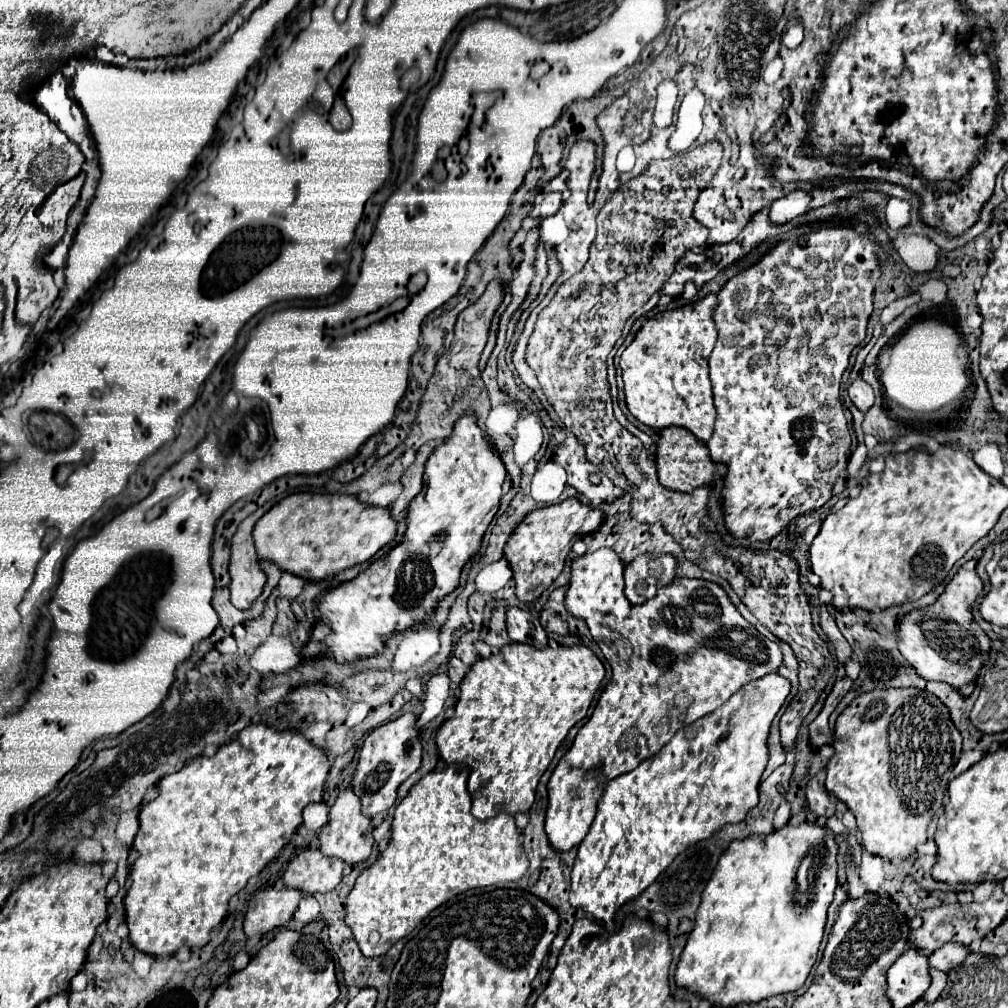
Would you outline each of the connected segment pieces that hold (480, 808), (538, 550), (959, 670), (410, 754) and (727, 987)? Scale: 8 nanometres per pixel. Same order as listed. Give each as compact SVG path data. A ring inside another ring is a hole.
M510 642L492 656L480 658L472 664L460 684L460 698L452 718L438 728L436 744L446 762L468 764L468 792L472 796L472 814L476 818L486 820L500 812L516 814L530 810L542 774L550 766L570 728L588 714L594 692L598 690L604 674L606 670L600 658L582 644L534 648L528 644Z
M568 498L560 504L532 510L522 520L522 524L512 532L504 548L504 558L508 560L516 580L516 598L520 602L534 602L536 598L540 598L540 594L562 572L564 560L572 550L572 544L584 534L596 530L596 526L600 526L602 522L604 522L602 510L592 508L588 504L580 504L580 500L576 498Z
M960 568L944 594L926 608L916 608L898 624L898 650L914 666L916 674L926 680L940 680L954 688L976 680L978 670L988 660L992 640L976 624L972 604L984 590L984 582L976 572Z
M406 712L396 720L390 720L372 730L360 748L358 768L352 778L352 788L362 800L364 814L372 818L374 814L386 812L396 802L398 786L412 772L416 772L420 764L422 764L422 742L420 742L420 728L416 714Z
M806 820L802 824L796 824L796 826L788 822L780 830L774 830L770 834L752 834L752 836L742 838L742 840L732 840L730 846L724 850L724 854L720 856L718 866L702 892L702 902L700 902L700 908L696 912L694 930L688 936L686 948L684 948L680 962L678 962L678 968L676 968L676 984L684 986L692 992L698 992L700 996L708 998L716 1006L736 1006L740 1002L758 1002L758 1000L768 998L772 994L786 994L786 992L800 988L816 962L818 948L820 948L822 934L824 934L824 926L826 926L826 910L828 910L828 906L834 898L834 890L838 886L838 862L836 862L836 858L838 858L836 838L828 836L828 830L824 826L810 824ZM802 864L806 864L806 886L804 888L800 888L800 884L798 884L798 870L802 868Z

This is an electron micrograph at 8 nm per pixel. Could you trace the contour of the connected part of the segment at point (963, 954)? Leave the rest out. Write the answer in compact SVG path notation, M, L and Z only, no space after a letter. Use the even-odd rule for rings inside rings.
M948 942L948 944L944 944L940 950L936 950L936 952L930 956L930 966L932 966L932 968L938 968L938 970L942 970L942 972L950 972L952 968L960 966L960 964L968 958L970 952L972 952L972 950L970 950L968 946L964 946L964 944Z

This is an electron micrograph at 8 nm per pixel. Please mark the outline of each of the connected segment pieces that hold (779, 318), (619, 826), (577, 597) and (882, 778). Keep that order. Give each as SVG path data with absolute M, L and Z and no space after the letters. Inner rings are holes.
M824 224L822 228L804 236L808 240L806 246L798 242L778 242L770 252L766 252L754 266L732 276L724 288L718 292L718 306L714 308L714 324L718 330L716 346L710 354L710 380L714 388L714 406L718 410L714 434L706 442L710 450L710 458L714 462L724 462L728 466L728 474L724 480L722 502L726 512L726 526L734 536L746 536L750 540L772 540L792 518L798 514L806 514L818 510L824 502L832 498L832 488L840 476L844 476L848 454L850 454L850 430L846 424L846 416L840 402L840 380L848 366L850 352L864 340L866 324L872 314L872 298L874 286L882 274L880 266L880 242L874 240L874 234L868 224L852 224L852 226L836 226Z
M768 674L756 682L748 682L746 686L742 686L740 690L736 690L728 702L724 702L720 708L716 708L714 712L702 716L700 720L696 720L692 726L688 726L686 730L680 730L676 732L670 742L660 750L660 754L652 756L652 758L646 758L644 762L640 762L638 768L634 768L632 772L626 772L618 778L614 778L612 782L608 782L608 786L604 788L604 794L598 802L598 812L596 812L596 818L590 826L590 832L586 834L586 838L580 842L578 846L578 856L574 860L574 868L572 868L572 884L570 884L570 904L572 906L578 906L582 910L586 910L588 914L592 914L596 920L602 920L602 922L612 922L614 918L614 912L628 900L636 898L642 890L646 890L656 878L658 874L688 846L688 844L696 844L698 840L704 840L708 836L712 836L720 826L728 824L728 822L740 822L746 812L758 804L758 784L760 784L760 778L762 778L762 772L768 764L768 732L770 732L770 724L774 720L774 716L778 714L780 706L784 704L786 696L790 694L790 682L780 676L780 674Z
M600 548L592 554L584 554L574 558L572 562L572 576L566 590L566 610L576 618L590 618L592 614L614 614L618 620L630 616L632 604L624 596L624 562L620 560L614 550Z
M888 688L888 690L872 690L868 694L862 694L858 698L854 698L854 702L840 714L840 718L836 720L836 728L834 728L834 742L832 742L832 748L834 748L834 756L832 760L828 762L826 766L826 790L836 794L838 800L842 800L848 810L856 816L856 822L858 822L858 830L862 834L862 844L864 848L870 852L870 854L876 854L876 856L882 856L890 862L902 862L906 860L918 844L926 842L928 836L928 826L930 826L930 820L932 816L942 808L942 802L944 802L944 796L946 796L946 790L948 790L948 780L950 780L950 774L962 754L962 734L956 730L952 718L950 718L950 712L948 708L934 696L934 694L928 694L928 692L922 692L922 690L916 690L916 688Z

